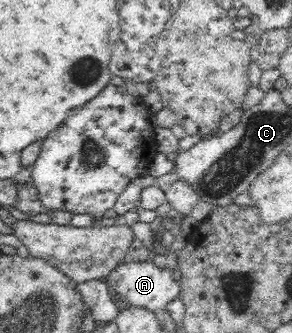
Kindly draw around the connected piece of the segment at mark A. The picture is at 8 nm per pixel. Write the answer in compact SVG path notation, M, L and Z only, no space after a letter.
M131 260L119 265L110 272L105 283L108 287L114 288L119 296L127 301L128 306L145 307L159 314L169 302L173 302L181 294L180 280L173 277L173 271L168 267L159 267L149 260Z

